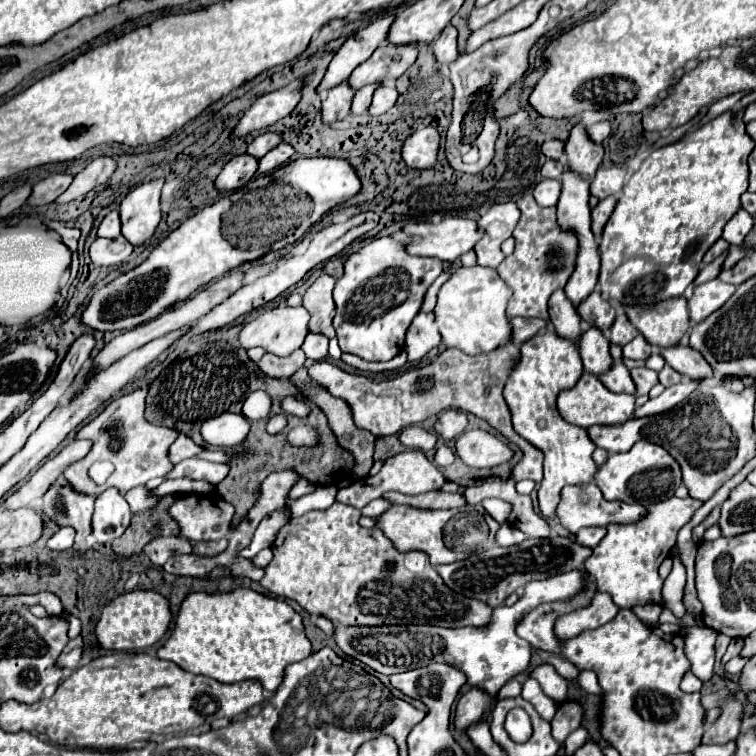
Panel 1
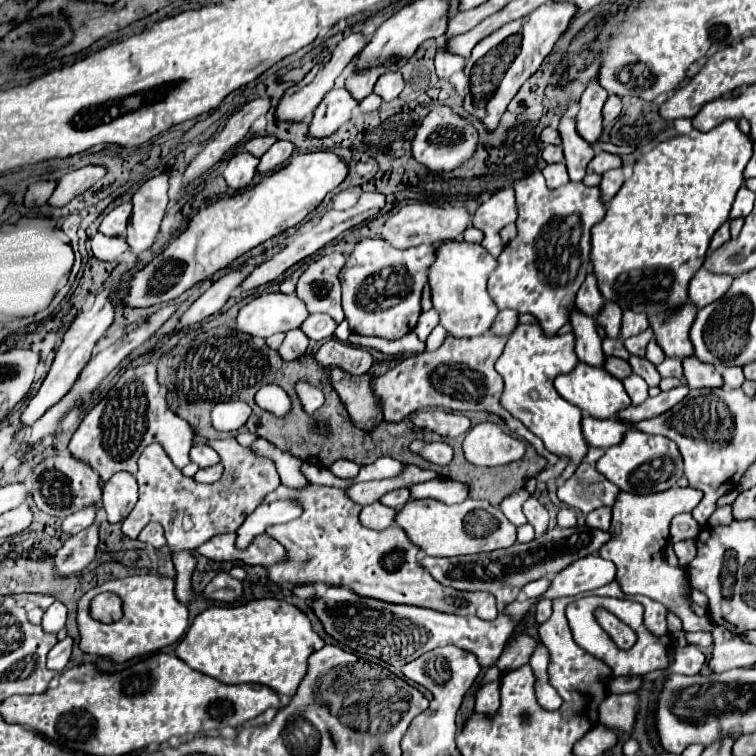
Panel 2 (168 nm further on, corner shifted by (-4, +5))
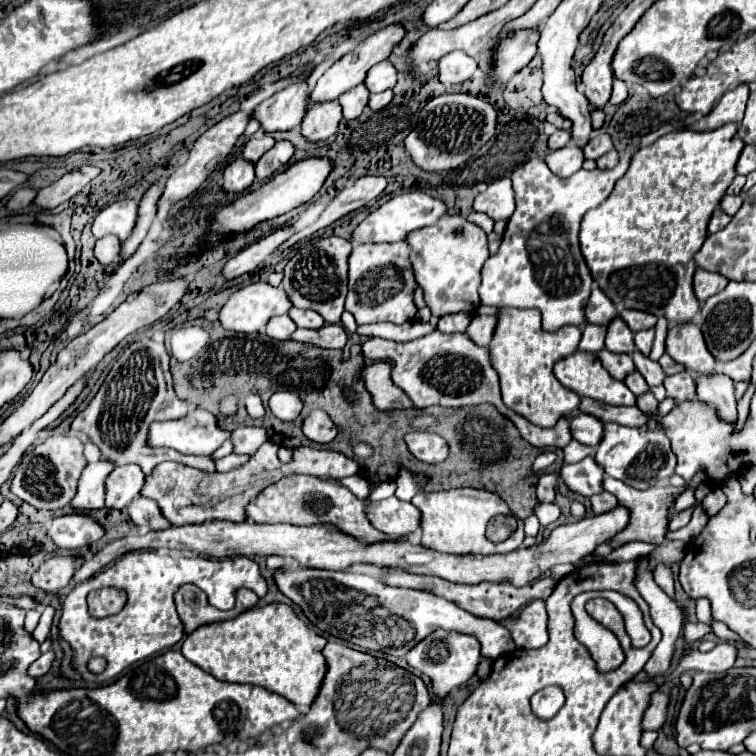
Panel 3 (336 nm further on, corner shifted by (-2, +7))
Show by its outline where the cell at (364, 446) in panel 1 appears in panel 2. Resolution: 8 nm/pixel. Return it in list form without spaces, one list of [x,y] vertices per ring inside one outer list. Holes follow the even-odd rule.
[[[333,367],[329,371],[333,389],[337,391],[343,407],[347,409],[351,423],[357,429],[363,431],[373,431],[373,427],[381,421],[381,411],[375,407],[375,397],[369,389],[369,375],[349,375],[341,371],[339,367]]]

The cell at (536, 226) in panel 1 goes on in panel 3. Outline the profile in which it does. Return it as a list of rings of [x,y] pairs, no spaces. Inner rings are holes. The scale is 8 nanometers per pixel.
[[[630,142],[621,155],[619,163],[613,169],[593,169],[593,171],[579,169],[577,173],[573,173],[571,177],[565,177],[565,179],[551,173],[551,169],[547,167],[547,163],[543,159],[529,159],[527,163],[519,165],[511,173],[517,207],[505,227],[499,251],[495,255],[491,255],[483,265],[483,283],[479,287],[481,305],[539,309],[543,313],[543,329],[545,331],[555,331],[563,325],[577,325],[579,327],[587,321],[585,305],[587,305],[587,297],[591,295],[593,279],[591,279],[591,273],[585,265],[581,249],[579,249],[579,239],[577,239],[579,223],[589,209],[597,207],[599,203],[603,203],[609,197],[615,181],[625,175],[629,161],[635,154],[635,151],[632,152],[633,148]]]

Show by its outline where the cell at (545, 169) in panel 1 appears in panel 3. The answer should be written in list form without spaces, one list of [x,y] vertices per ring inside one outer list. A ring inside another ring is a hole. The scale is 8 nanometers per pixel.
[[[557,129],[551,137],[549,137],[549,149],[555,151],[555,149],[561,149],[563,145],[567,145],[571,139],[571,131],[565,131],[565,129]]]

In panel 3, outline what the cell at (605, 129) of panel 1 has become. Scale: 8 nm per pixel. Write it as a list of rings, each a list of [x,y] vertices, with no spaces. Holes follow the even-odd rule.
[[[615,79],[613,81],[613,93],[611,93],[611,103],[613,105],[619,105],[619,103],[623,103],[627,99],[627,83],[625,81],[619,81],[619,79]]]

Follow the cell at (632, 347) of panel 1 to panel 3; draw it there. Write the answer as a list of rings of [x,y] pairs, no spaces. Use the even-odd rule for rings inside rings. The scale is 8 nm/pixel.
[[[647,329],[647,331],[635,333],[635,347],[637,347],[643,355],[649,355],[651,345],[653,345],[653,337],[655,337],[655,329]]]

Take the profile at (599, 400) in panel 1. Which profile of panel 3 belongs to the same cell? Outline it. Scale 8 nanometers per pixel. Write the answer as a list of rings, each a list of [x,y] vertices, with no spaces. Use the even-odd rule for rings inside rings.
[[[575,351],[571,357],[559,359],[553,373],[567,389],[581,397],[591,397],[609,405],[635,405],[635,395],[623,381],[613,379],[607,369],[603,369],[595,353]]]

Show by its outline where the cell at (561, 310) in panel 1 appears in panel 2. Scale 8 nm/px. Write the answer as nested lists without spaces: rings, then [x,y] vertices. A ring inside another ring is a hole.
[[[573,309],[573,311],[569,311],[569,325],[573,327],[575,353],[577,353],[579,361],[601,367],[605,361],[605,353],[601,349],[601,337],[597,335],[595,319]]]

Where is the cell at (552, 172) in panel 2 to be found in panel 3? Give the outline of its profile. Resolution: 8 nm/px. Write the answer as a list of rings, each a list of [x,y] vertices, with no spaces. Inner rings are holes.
[[[565,145],[563,149],[551,151],[545,161],[553,173],[559,173],[559,177],[569,177],[583,165],[583,151],[577,145]]]

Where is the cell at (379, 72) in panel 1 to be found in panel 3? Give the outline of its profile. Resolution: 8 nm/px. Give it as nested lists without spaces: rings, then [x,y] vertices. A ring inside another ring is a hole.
[[[357,85],[351,91],[343,93],[339,97],[339,103],[343,107],[343,117],[357,119],[363,113],[363,109],[367,107],[367,101],[369,101],[369,91],[365,89],[365,85]]]

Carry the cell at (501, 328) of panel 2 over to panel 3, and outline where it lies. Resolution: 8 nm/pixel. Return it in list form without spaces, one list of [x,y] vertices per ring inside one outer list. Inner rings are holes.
[[[475,315],[473,321],[471,321],[471,325],[467,327],[465,335],[467,335],[473,343],[477,343],[477,345],[481,345],[481,347],[487,347],[489,341],[491,341],[491,337],[493,337],[495,325],[497,325],[495,315]]]

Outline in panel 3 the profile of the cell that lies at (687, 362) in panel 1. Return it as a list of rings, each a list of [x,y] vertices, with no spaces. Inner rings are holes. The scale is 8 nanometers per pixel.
[[[699,375],[697,377],[697,397],[699,401],[711,405],[719,419],[727,423],[737,421],[737,399],[733,381],[727,375]]]

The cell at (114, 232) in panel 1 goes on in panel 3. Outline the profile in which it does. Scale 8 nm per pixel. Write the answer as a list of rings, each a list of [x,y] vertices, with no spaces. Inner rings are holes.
[[[133,199],[115,201],[115,203],[103,207],[101,213],[93,221],[93,235],[97,239],[105,237],[105,235],[115,235],[121,241],[125,241],[135,227],[137,207],[139,207],[139,203]]]

